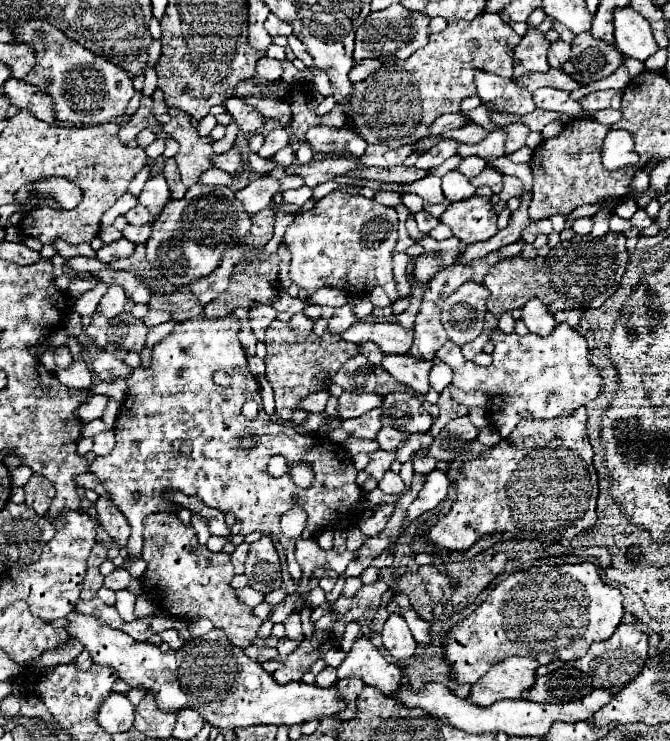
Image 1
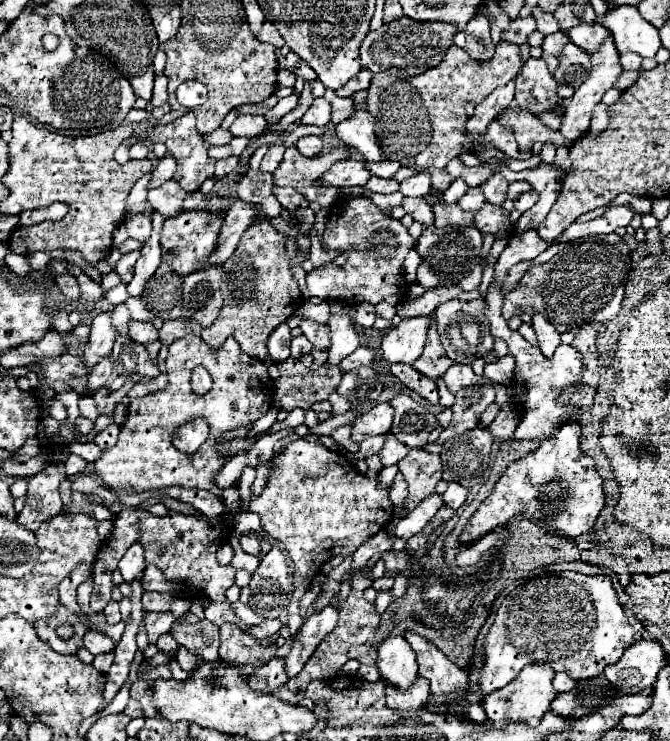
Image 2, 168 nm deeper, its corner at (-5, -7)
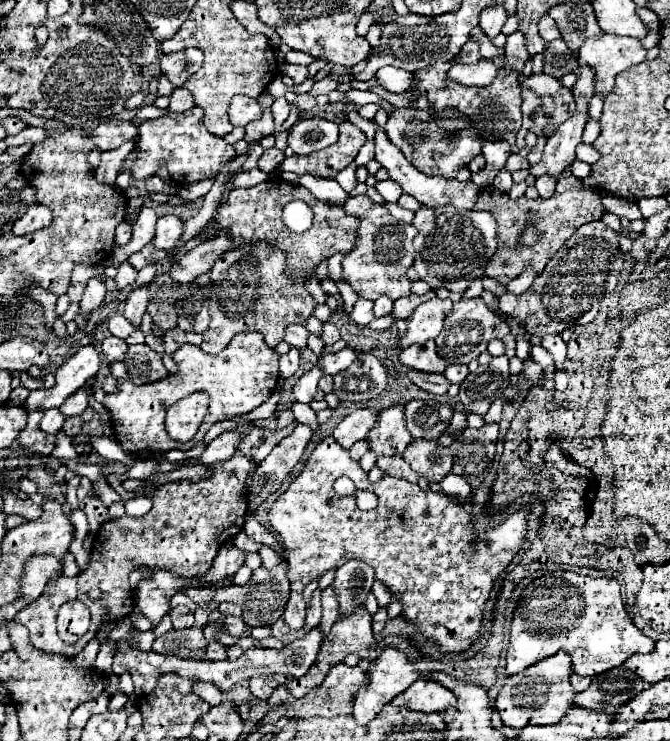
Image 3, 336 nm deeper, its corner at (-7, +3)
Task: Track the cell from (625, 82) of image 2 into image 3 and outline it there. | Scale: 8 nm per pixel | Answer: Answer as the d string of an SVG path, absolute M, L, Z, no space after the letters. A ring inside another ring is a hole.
M604 33L602 37L592 37L584 41L580 49L580 63L592 67L596 71L594 81L594 95L606 97L618 73L638 65L646 59L646 49L642 47L640 39L630 37L616 37Z

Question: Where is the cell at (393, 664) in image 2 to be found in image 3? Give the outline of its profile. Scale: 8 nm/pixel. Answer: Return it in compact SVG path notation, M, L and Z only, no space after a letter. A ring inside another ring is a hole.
M384 649L382 655L370 665L368 669L368 685L362 685L356 693L356 701L354 701L354 719L358 725L368 725L386 703L390 703L396 695L400 695L402 691L406 691L414 681L418 679L418 673L414 669L414 665L408 661L408 657L398 651L398 649Z

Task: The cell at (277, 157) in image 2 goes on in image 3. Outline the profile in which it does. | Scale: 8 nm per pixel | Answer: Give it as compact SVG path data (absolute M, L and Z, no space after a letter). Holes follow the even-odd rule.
M276 147L266 149L258 161L258 169L264 173L272 173L280 165L280 161L284 161L284 153L280 149L276 149Z

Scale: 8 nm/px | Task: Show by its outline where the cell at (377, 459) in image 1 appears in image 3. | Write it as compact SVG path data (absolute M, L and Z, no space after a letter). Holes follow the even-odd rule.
M396 403L388 409L382 409L366 441L376 455L402 455L404 447L408 447L408 443L412 441L412 435L408 433L404 421L404 403Z

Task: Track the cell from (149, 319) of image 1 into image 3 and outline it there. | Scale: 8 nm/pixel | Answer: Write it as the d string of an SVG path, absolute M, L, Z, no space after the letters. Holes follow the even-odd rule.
M114 313L114 315L108 319L108 331L110 331L110 335L114 335L114 337L126 339L126 337L134 331L134 327L130 325L130 321L128 321L122 313Z

